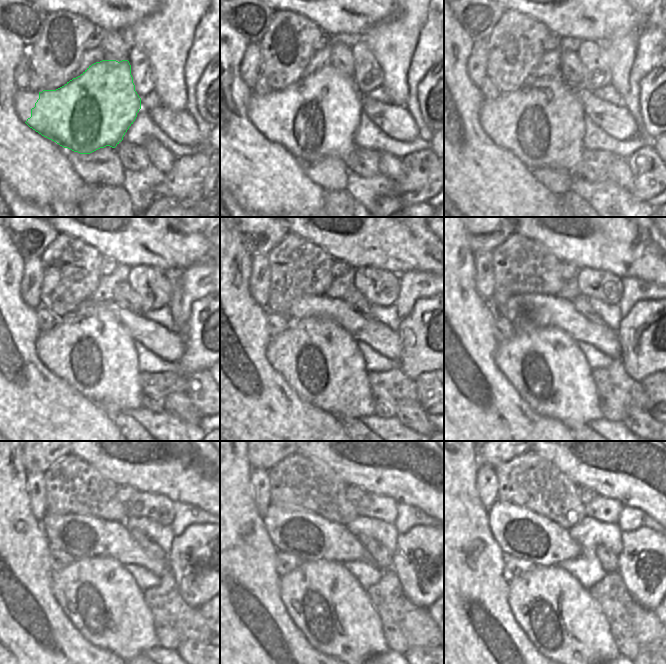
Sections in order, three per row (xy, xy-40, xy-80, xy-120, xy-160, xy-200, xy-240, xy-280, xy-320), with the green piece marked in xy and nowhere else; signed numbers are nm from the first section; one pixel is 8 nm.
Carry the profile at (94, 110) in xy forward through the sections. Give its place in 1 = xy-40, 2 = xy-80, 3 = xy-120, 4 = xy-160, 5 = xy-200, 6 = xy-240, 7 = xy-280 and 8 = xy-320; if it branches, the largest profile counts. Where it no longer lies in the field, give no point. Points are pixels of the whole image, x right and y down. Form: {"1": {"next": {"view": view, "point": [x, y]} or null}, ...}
{"1": {"next": {"view": "xy-40", "point": [318, 116]}}, "2": {"next": {"view": "xy-80", "point": [541, 122]}}, "3": {"next": {"view": "xy-120", "point": [94, 353]}}, "4": {"next": {"view": "xy-160", "point": [320, 360]}}, "5": {"next": {"view": "xy-200", "point": [546, 366]}}, "6": {"next": {"view": "xy-240", "point": [101, 598]}}, "7": {"next": {"view": "xy-280", "point": [326, 602]}}, "8": {"next": {"view": "xy-320", "point": [564, 622]}}}

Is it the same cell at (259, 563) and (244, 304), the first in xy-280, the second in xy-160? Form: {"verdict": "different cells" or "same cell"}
{"verdict": "same cell"}

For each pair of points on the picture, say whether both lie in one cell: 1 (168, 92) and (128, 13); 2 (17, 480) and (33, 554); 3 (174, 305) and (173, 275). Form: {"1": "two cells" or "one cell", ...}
{"1": "two cells", "2": "one cell", "3": "one cell"}

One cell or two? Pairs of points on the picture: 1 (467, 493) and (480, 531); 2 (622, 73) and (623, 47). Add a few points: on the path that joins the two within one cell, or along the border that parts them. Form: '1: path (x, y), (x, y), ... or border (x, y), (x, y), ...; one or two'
1: path (467, 502), (467, 518), (471, 522); one
2: path (622, 67), (622, 53); one

